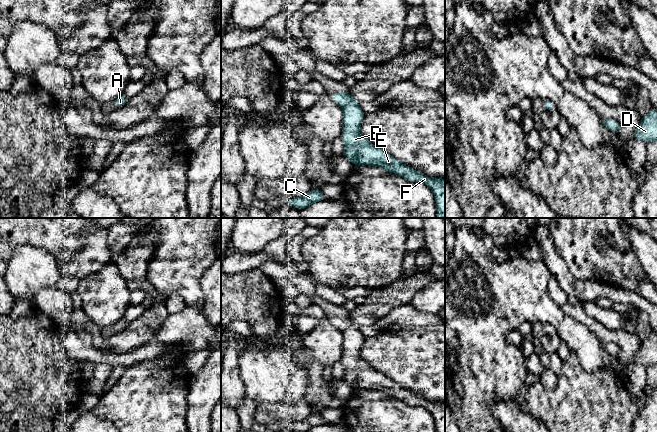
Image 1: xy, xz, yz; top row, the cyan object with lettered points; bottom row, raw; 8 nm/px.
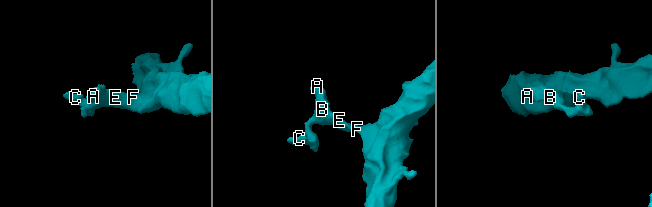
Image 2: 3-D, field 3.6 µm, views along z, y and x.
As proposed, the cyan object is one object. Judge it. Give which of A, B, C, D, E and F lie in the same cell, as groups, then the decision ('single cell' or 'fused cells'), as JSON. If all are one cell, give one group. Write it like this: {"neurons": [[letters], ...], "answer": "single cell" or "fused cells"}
{"neurons": [["A", "B", "C", "D", "E", "F"]], "answer": "single cell"}

